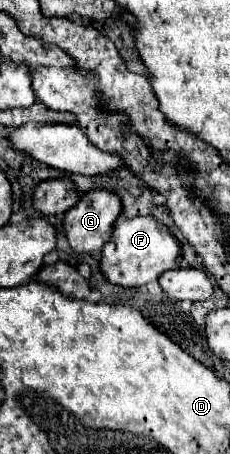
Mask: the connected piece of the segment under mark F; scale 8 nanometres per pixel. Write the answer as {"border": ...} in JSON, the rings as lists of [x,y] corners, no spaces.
{"border":[[[119,217],[115,223],[113,239],[103,247],[101,271],[105,277],[121,287],[141,287],[149,281],[159,279],[161,273],[175,269],[181,257],[181,247],[167,225],[159,223],[155,217]]]}

